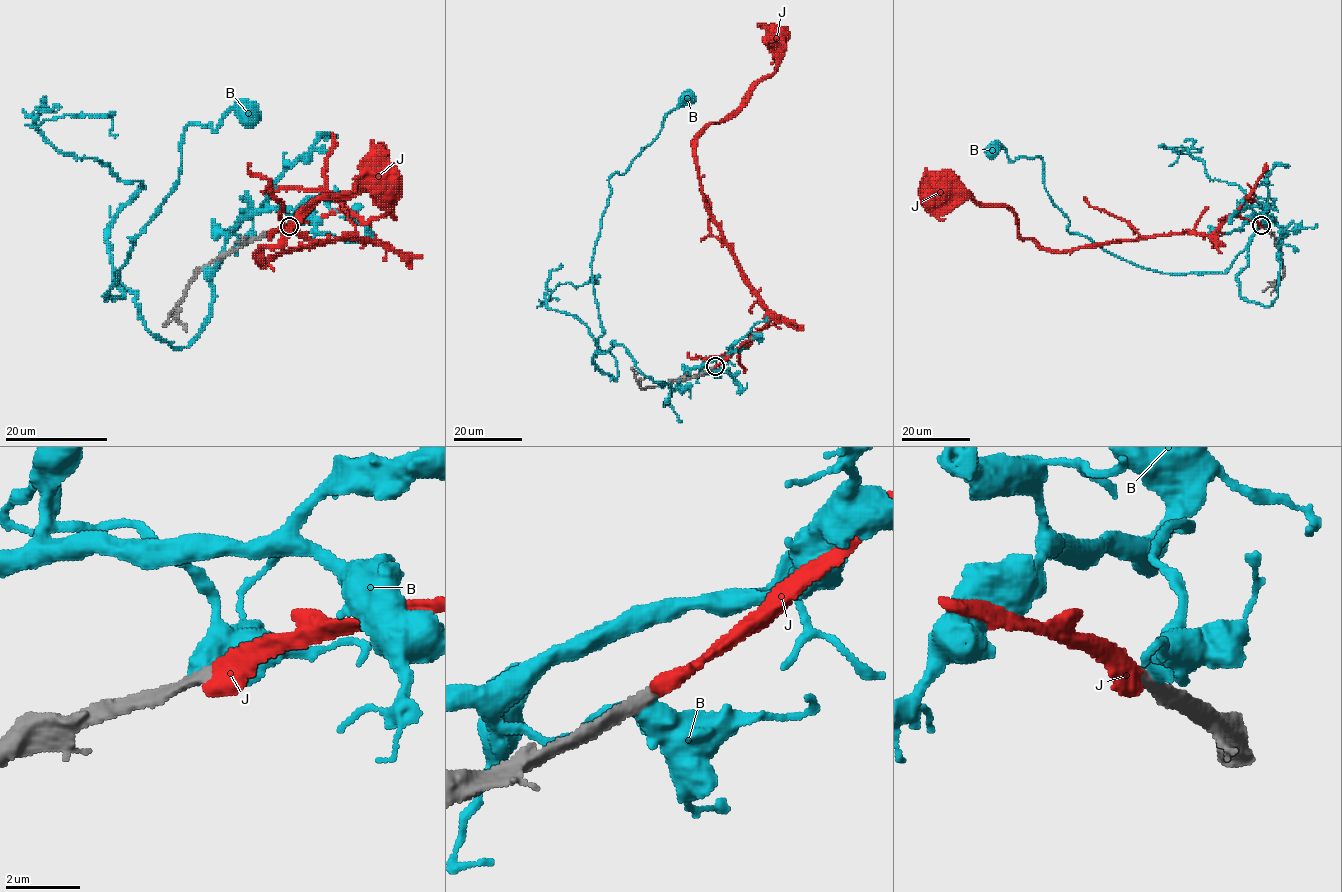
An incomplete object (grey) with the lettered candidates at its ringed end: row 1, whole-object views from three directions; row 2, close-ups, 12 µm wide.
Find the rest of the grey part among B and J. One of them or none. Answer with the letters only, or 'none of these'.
J

